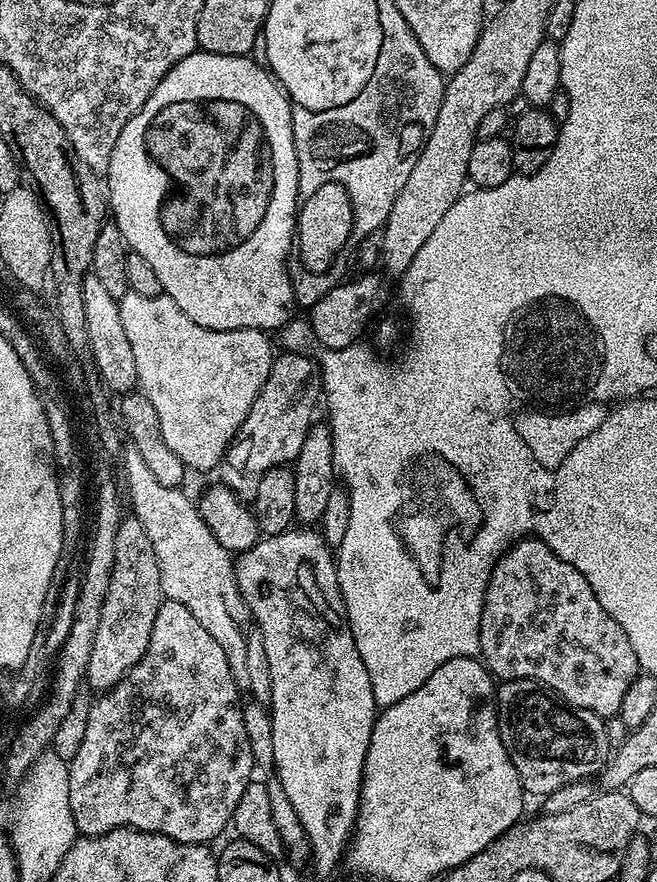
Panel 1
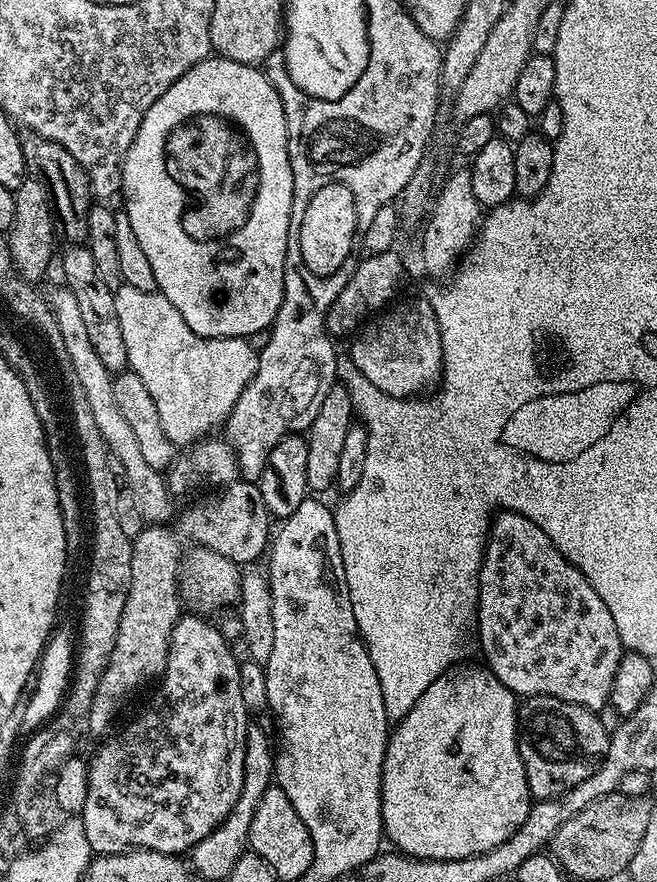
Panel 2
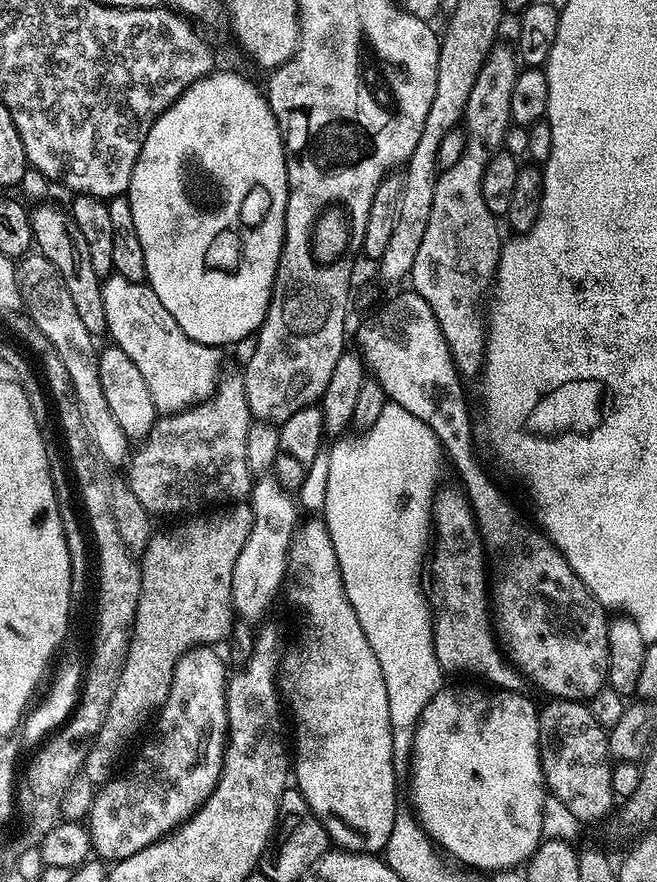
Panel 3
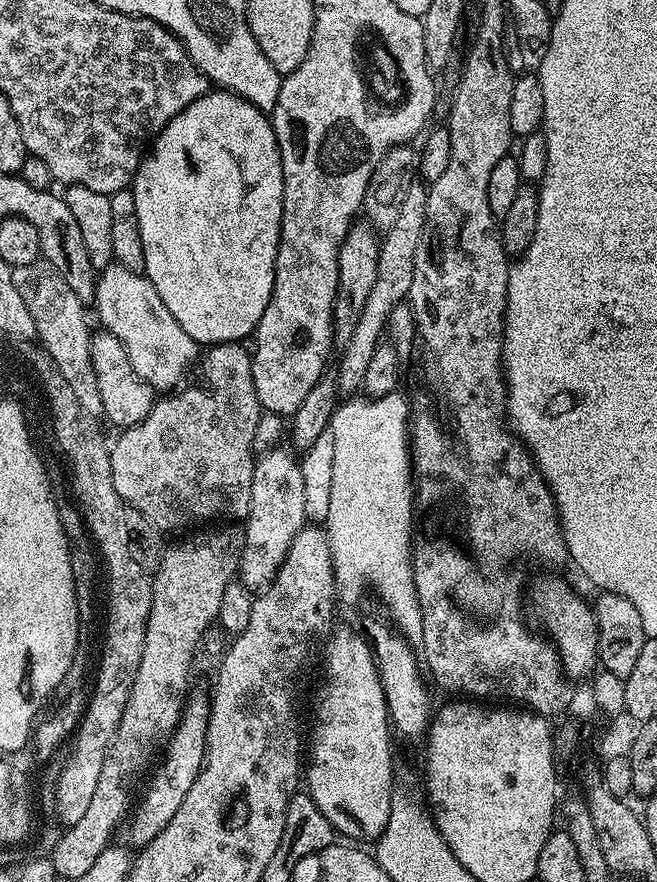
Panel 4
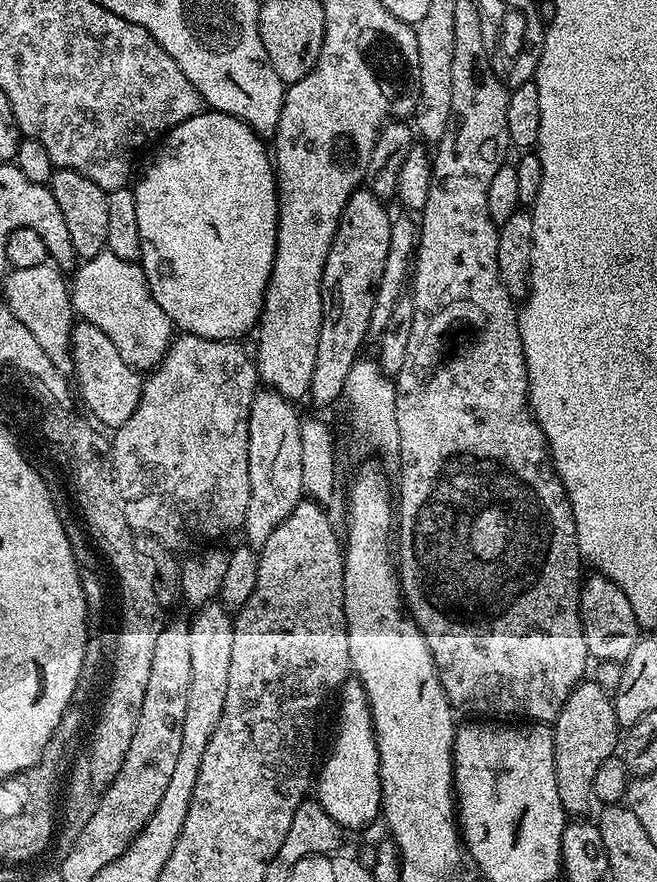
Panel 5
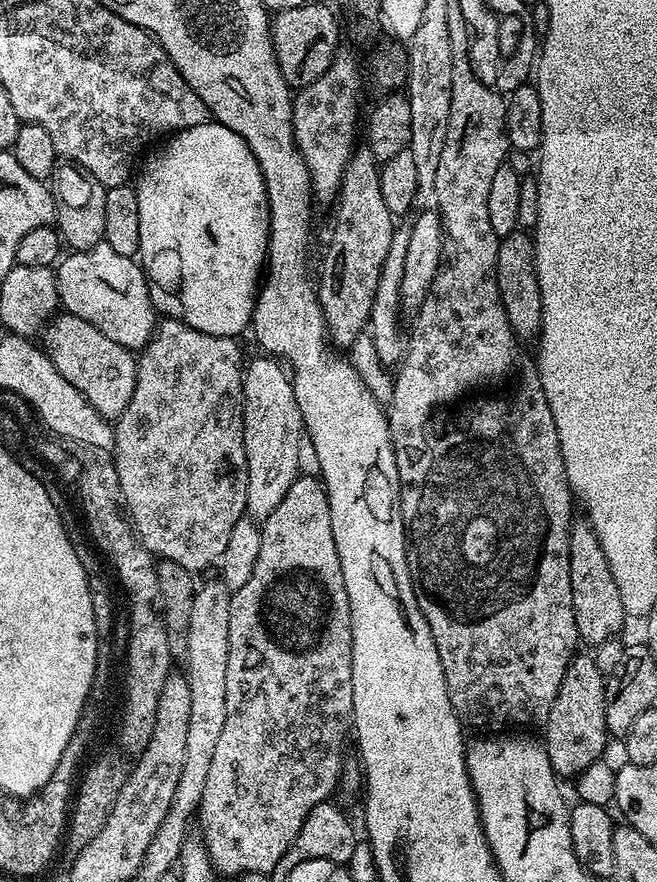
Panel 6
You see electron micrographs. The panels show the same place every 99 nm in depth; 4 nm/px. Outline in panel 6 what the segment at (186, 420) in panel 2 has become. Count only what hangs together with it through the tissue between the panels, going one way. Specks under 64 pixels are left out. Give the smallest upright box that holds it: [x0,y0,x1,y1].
[55,242,158,350]

